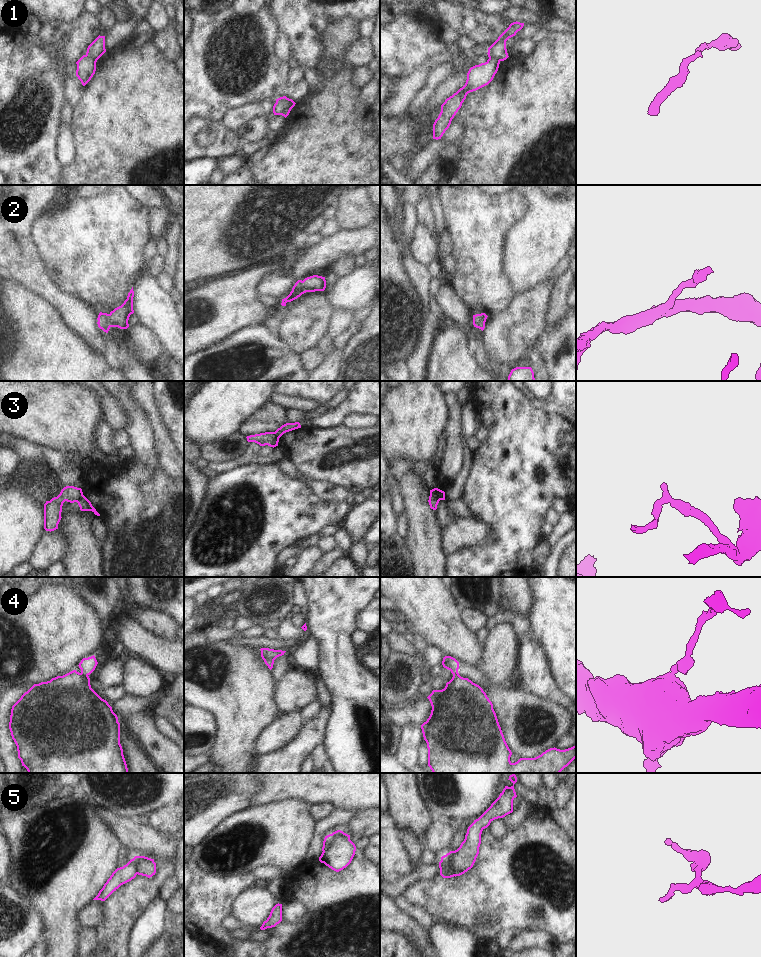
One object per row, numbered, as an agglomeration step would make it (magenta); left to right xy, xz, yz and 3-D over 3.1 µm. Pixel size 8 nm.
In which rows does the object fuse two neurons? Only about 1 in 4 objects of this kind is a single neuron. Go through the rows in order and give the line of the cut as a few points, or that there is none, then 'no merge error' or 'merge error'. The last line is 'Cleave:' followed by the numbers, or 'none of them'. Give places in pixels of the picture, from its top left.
1: cut xz (289, 99), (280, 114); merge error
2: cut none; no merge error
3: cut yz (430, 493), (439, 500); merge error
4: cut xy (81, 671), (87, 675); merge error
5: cut xz (331, 834), (329, 846), (323, 851); merge error
Cleave: 1, 3, 4, 5

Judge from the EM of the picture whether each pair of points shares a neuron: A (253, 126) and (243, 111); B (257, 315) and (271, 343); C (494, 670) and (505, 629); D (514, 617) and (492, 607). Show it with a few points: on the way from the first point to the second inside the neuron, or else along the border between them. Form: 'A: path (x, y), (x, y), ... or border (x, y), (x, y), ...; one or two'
A: border (266, 116), (253, 117), (235, 131); two
B: border (263, 322), (257, 325), (246, 326), (239, 331); two
C: path (499, 660), (503, 639); one
D: path (509, 616), (497, 608); one

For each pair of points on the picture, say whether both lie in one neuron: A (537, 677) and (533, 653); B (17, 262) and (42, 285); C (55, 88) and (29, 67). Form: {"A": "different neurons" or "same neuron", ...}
{"A": "same neuron", "B": "same neuron", "C": "same neuron"}

